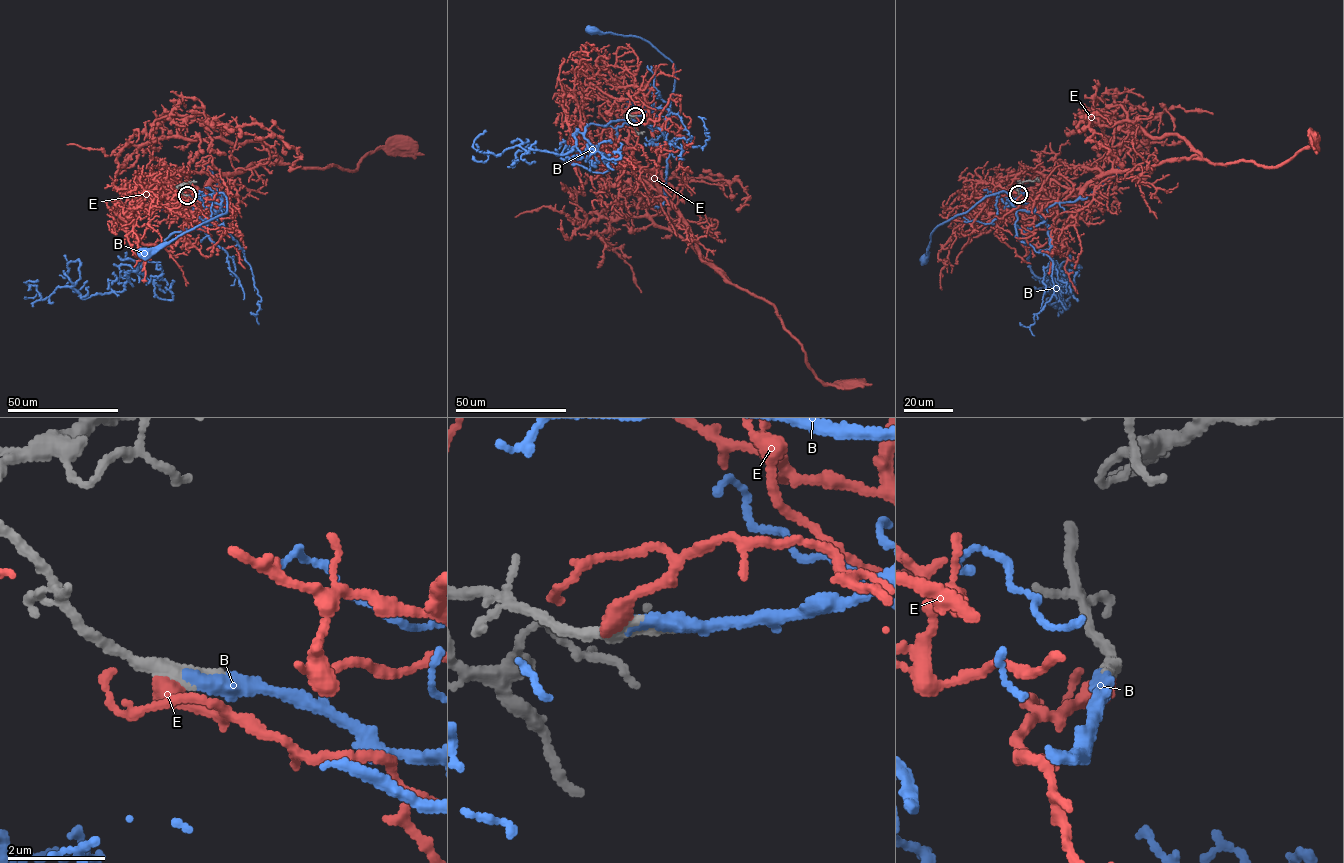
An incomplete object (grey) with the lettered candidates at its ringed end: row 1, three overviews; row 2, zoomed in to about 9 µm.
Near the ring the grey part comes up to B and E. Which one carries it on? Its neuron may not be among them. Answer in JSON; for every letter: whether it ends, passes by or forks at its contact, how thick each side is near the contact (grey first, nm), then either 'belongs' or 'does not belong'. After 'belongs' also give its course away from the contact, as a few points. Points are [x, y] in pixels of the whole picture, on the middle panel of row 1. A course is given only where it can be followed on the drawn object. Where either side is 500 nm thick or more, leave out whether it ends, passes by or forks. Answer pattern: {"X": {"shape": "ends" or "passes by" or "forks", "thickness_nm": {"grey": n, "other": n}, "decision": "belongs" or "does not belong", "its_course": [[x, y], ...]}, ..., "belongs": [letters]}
{"B": {"shape": "ends", "thickness_nm": {"grey": 360, "other": 360}, "decision": "belongs", "its_course": [[635, 116], [654, 108], [670, 110], [674, 65], [639, 37], [600, 34], [593, 28]]}, "E": {"shape": "ends", "thickness_nm": {"grey": 400, "other": 400}, "decision": "does not belong"}, "belongs": ["B"]}

